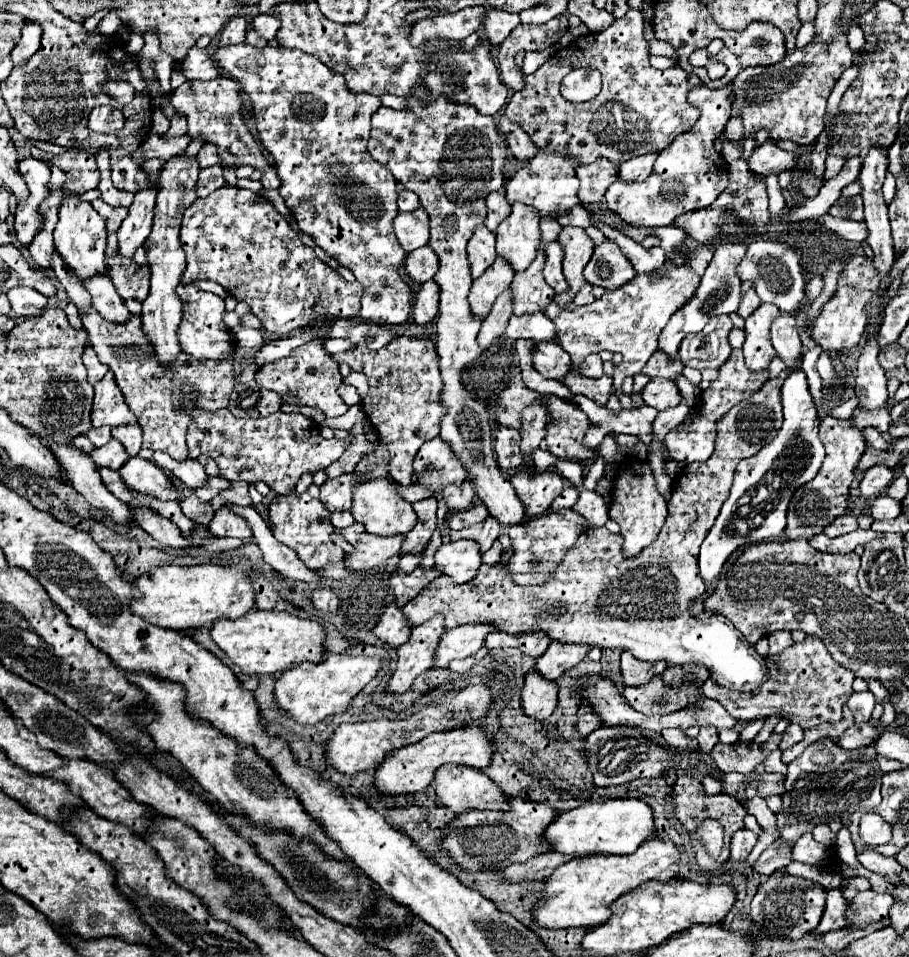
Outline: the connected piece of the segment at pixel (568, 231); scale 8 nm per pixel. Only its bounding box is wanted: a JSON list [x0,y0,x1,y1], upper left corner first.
[556,226,594,306]

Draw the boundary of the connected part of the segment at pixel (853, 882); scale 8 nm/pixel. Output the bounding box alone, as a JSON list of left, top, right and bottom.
[842,878,870,900]

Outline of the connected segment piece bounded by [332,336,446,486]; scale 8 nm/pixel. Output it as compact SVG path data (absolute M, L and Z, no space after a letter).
M400 336L386 344L382 350L358 346L350 352L332 356L336 362L346 362L352 370L364 372L368 378L368 396L362 400L362 410L388 448L388 476L410 486L416 482L412 460L420 446L440 432L440 420L446 410L440 404L442 378L438 370L438 354L432 340Z

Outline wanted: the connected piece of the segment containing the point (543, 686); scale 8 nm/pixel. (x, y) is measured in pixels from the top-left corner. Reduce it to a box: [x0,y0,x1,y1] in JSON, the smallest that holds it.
[522,670,558,720]

